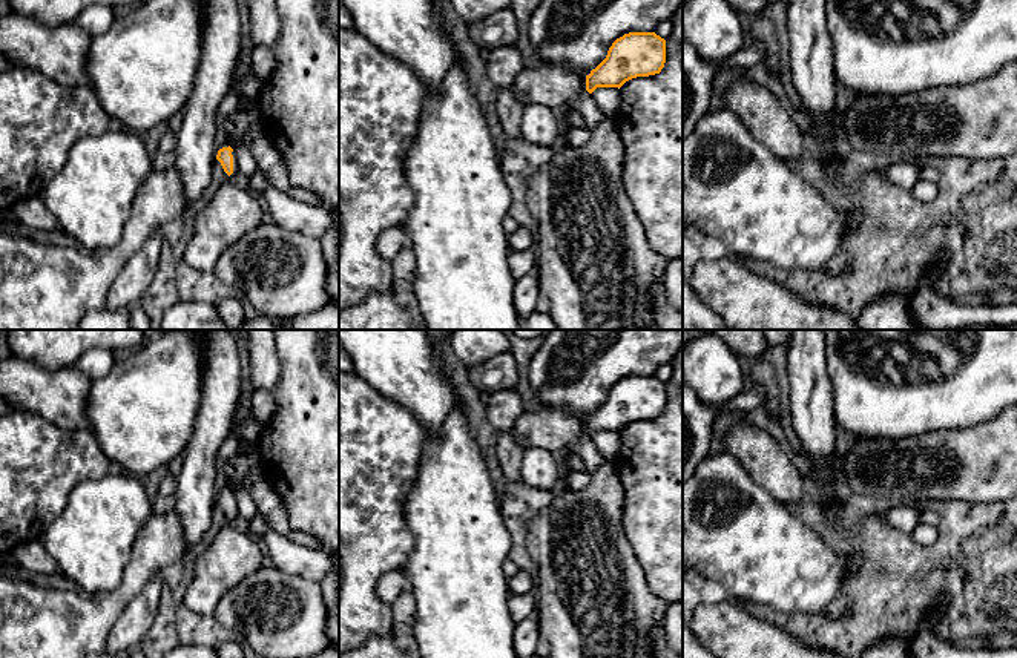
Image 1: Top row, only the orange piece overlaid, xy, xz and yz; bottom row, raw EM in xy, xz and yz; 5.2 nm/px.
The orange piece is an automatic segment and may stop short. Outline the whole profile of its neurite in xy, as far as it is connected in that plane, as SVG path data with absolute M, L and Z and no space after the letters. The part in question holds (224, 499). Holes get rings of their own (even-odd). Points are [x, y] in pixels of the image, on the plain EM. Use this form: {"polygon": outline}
{"polygon": "M229 486L218 491L215 505L219 506L230 523L239 523L236 500Z"}

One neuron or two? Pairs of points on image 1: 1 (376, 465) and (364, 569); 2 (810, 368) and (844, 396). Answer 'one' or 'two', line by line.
1: one
2: two

